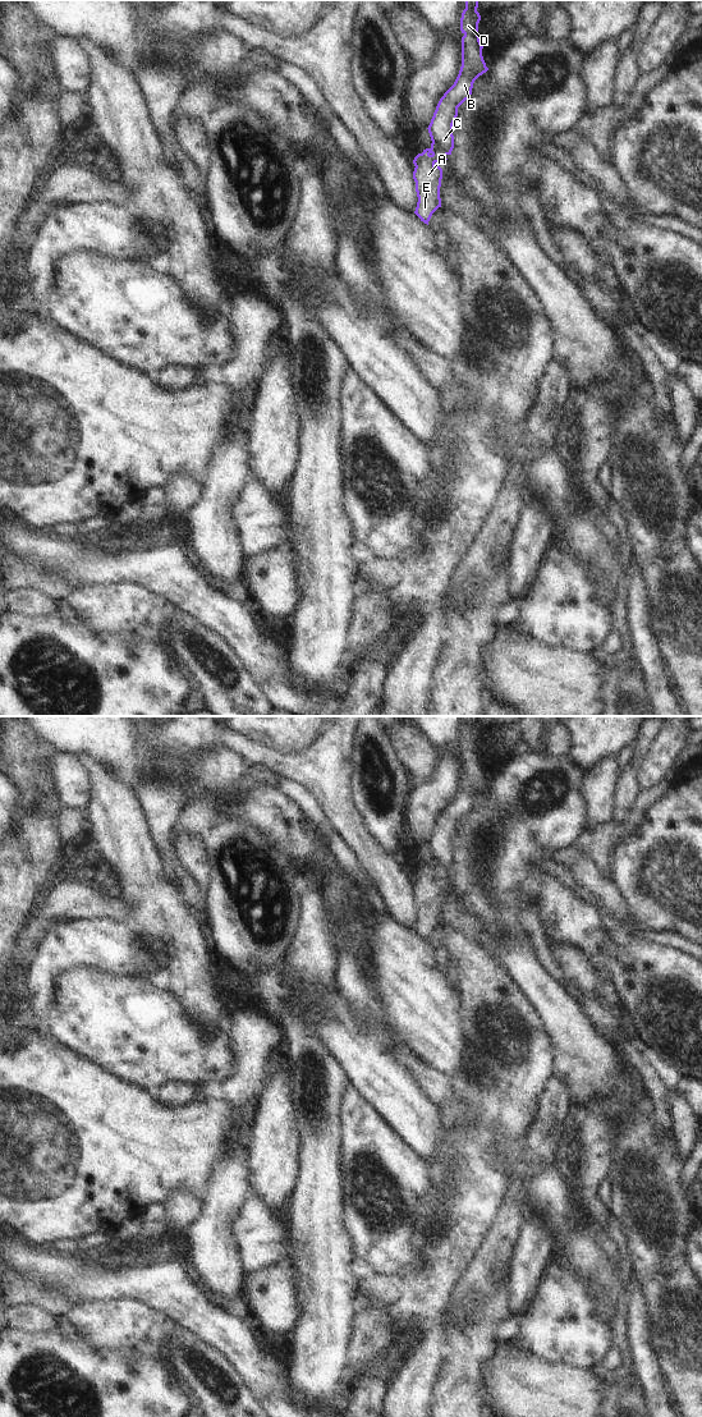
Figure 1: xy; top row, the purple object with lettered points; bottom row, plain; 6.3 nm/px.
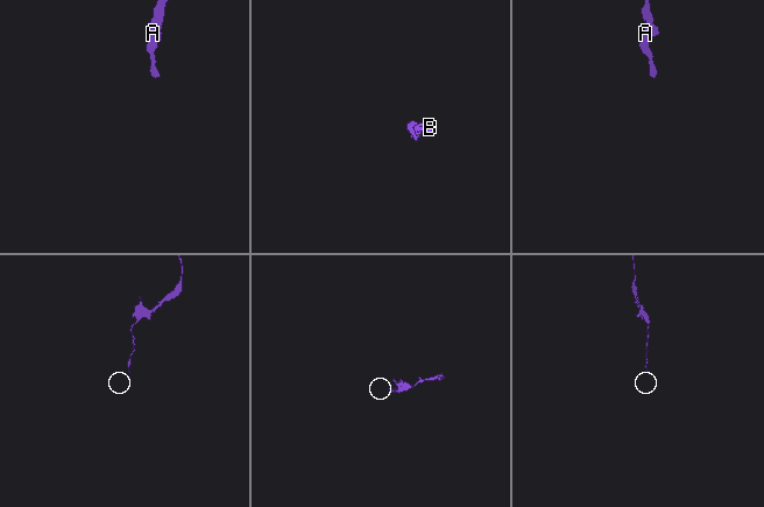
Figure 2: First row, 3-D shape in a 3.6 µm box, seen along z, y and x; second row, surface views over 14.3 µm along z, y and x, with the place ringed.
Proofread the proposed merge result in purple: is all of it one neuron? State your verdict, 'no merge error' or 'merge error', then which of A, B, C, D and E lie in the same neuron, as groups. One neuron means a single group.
no merge error; A B C D E

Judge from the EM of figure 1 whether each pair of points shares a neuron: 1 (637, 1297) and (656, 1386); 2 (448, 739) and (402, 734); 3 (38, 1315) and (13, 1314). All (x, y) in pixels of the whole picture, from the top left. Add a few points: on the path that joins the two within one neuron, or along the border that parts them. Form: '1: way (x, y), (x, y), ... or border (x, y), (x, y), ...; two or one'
1: way (637, 1319), (638, 1346), (645, 1365); one
2: border (420, 729), (428, 737), (441, 757); two
3: way (32, 1315), (19, 1315); one

